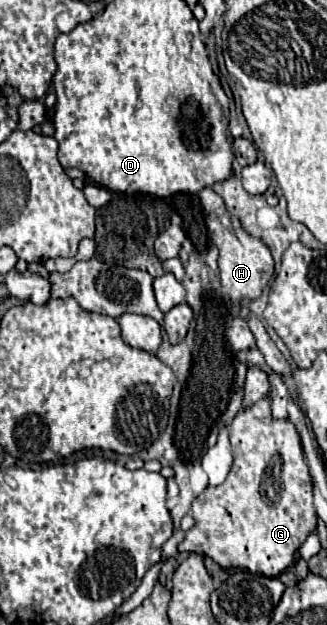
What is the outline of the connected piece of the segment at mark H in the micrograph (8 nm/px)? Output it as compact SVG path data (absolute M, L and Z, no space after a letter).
M205 187L199 193L199 197L207 215L207 229L209 229L211 241L219 249L219 269L221 269L219 295L223 299L243 299L243 301L257 299L275 271L275 263L269 247L261 239L255 239L253 235L247 235L247 231L243 231L243 225L239 223L239 219L235 219L235 215L227 211L223 199L219 199L219 195L211 187Z

